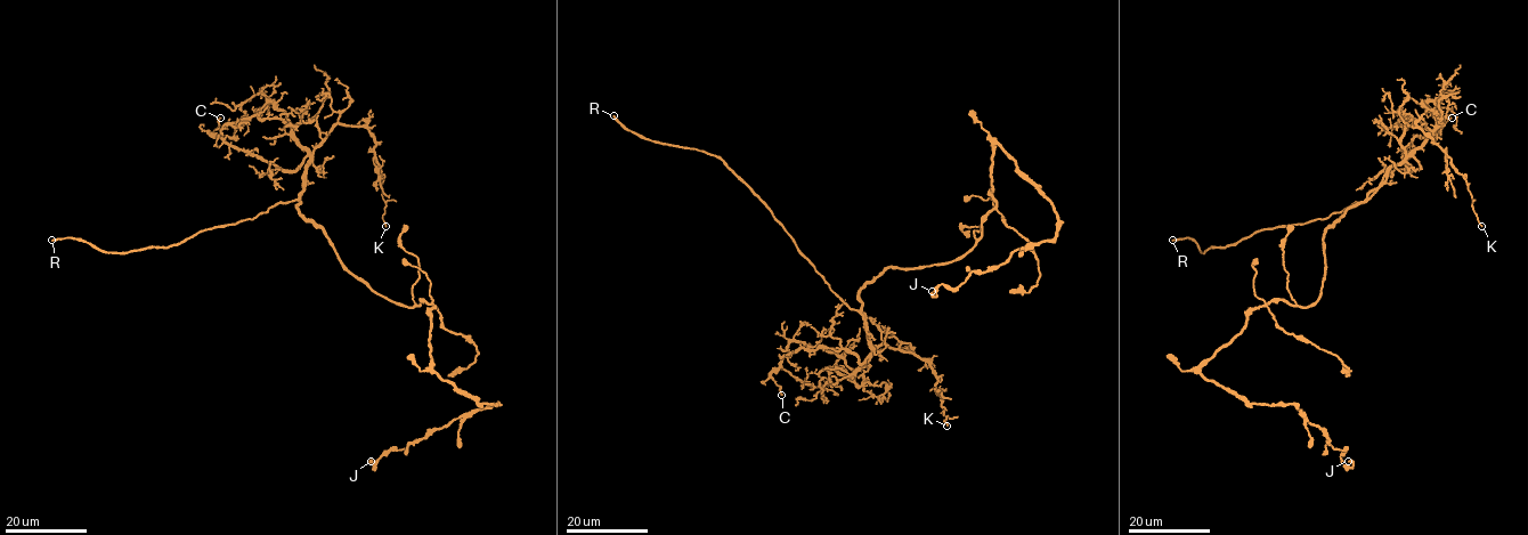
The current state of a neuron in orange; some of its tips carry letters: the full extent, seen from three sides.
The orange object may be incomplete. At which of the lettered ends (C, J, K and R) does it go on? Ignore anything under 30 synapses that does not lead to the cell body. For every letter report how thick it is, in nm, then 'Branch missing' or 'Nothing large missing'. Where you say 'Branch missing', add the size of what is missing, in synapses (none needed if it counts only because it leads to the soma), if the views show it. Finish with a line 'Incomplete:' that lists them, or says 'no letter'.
C: Thickness 170 nm. Nothing large missing
J: Thickness 440 nm. Nothing large missing
K: Thickness 120 nm. Nothing large missing
R: Thickness 200 nm. Branch missing
Incomplete: R

